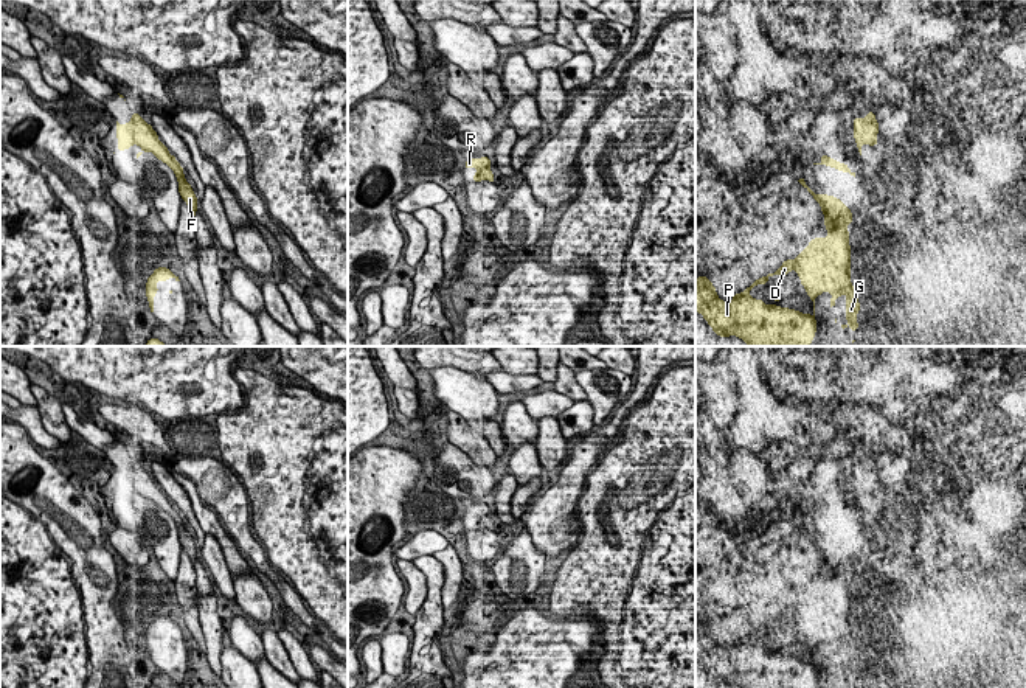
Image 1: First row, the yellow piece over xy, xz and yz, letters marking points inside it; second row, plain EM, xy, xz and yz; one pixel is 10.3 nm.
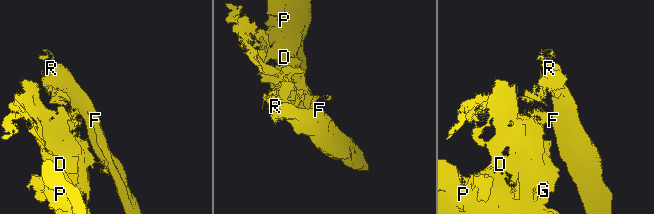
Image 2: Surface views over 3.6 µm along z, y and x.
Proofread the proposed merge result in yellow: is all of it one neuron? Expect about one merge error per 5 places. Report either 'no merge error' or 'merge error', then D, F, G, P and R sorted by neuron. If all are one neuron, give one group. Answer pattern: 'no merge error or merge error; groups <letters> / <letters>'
merge error; groups D G P R / F

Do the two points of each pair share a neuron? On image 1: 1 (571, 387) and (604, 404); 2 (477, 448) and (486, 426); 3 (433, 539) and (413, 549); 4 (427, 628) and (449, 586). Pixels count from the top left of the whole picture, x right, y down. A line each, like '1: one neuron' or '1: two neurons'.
1: two neurons
2: two neurons
3: one neuron
4: two neurons

